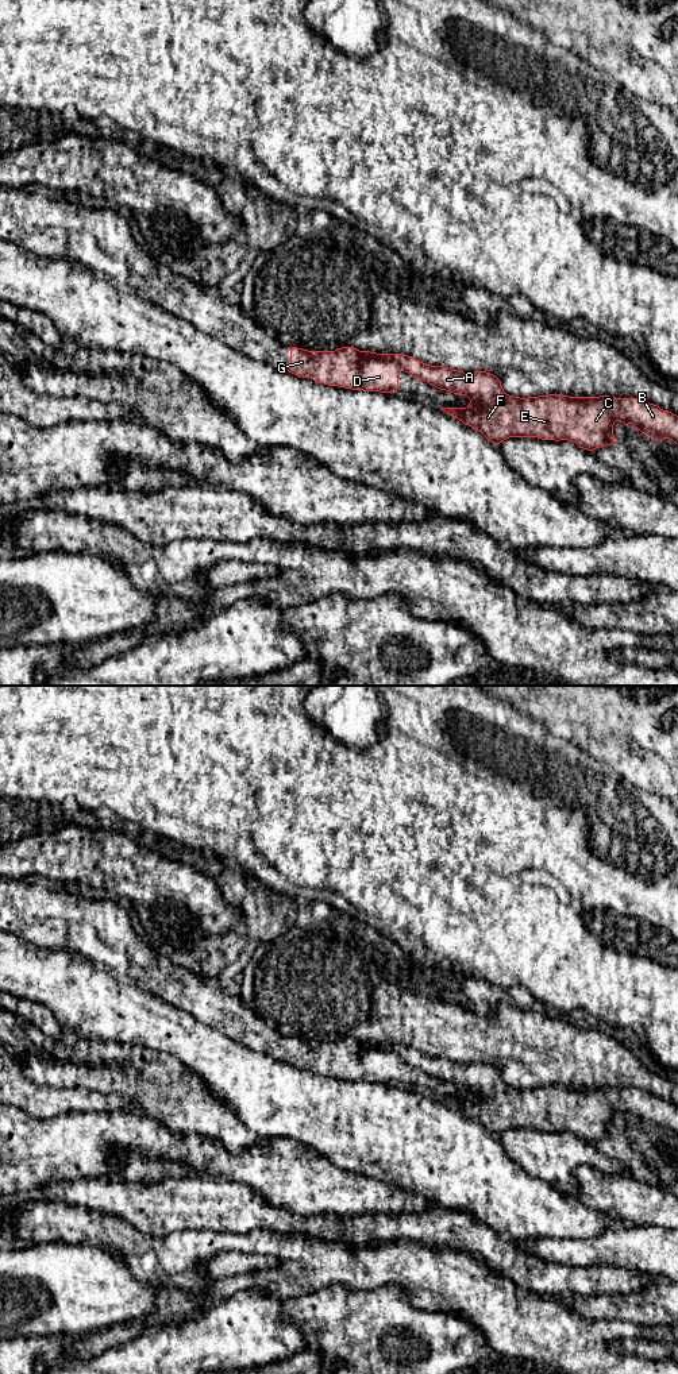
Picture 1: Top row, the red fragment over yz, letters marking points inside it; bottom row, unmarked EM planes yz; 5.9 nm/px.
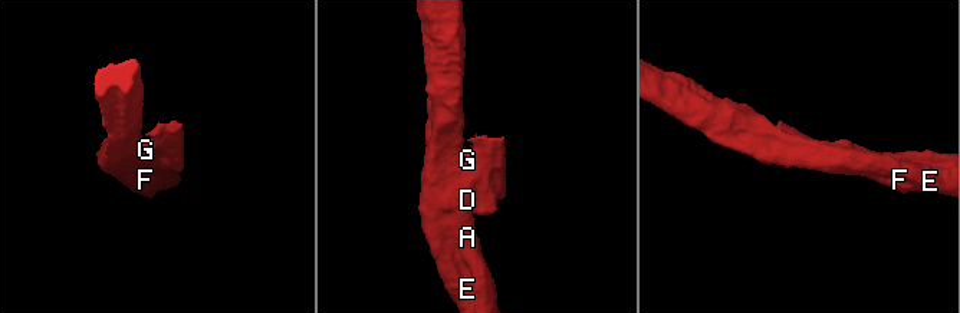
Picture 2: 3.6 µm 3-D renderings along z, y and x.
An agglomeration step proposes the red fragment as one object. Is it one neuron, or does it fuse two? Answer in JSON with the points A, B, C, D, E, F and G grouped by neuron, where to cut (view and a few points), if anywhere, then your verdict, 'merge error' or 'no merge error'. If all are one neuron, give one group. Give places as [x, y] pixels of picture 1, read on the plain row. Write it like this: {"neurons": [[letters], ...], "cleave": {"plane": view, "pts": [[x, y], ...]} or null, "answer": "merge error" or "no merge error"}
{"neurons": [["A", "B", "C", "E", "F"], ["D", "G"]], "cleave": {"plane": "yz", "pts": [[358, 1048], [361, 1050], [369, 1048], [393, 1050], [403, 1060]]}, "answer": "merge error"}

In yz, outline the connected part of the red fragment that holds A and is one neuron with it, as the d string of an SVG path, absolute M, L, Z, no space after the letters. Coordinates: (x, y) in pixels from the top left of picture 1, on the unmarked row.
M362 1042L359 1051L369 1047L394 1051L409 1066L440 1081L467 1088L470 1095L466 1099L442 1099L440 1101L477 1120L494 1135L509 1128L538 1128L555 1132L569 1131L579 1139L593 1142L619 1132L613 1126L616 1112L625 1116L632 1115L636 1122L658 1132L670 1130L678 1135L678 1107L640 1089L569 1088L562 1085L520 1089L506 1085L501 1072L486 1062L463 1064L448 1058L431 1057L402 1045Z

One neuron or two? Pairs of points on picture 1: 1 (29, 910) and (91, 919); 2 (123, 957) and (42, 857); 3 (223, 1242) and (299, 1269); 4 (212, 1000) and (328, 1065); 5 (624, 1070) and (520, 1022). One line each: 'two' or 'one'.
1: one
2: two
3: one
4: one
5: one

